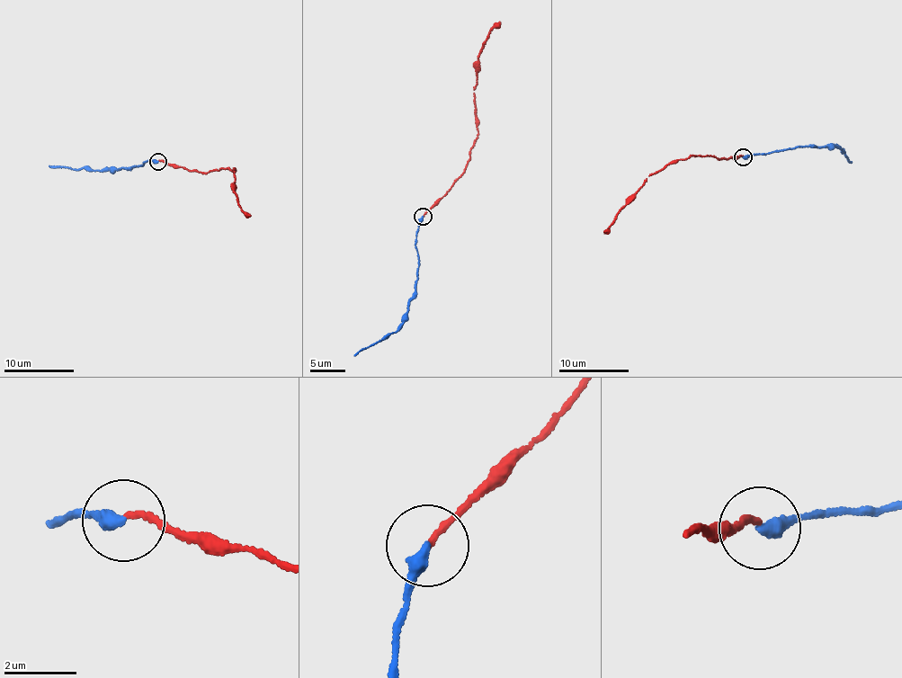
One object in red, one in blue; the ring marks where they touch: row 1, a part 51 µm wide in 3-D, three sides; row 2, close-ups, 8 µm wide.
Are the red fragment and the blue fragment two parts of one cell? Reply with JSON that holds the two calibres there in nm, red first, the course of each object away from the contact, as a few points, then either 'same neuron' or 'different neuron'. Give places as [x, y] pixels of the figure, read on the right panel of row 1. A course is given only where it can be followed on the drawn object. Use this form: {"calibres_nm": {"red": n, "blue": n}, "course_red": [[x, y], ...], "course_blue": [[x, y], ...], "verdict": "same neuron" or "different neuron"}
{"calibres_nm": {"red": 150, "blue": 360}, "course_red": [[743, 157], [734, 156], [727, 158], [696, 155], [677, 158], [646, 178], [635, 198], [603, 232]], "course_blue": [[743, 157], [798, 147], [841, 149], [851, 161]], "verdict": "same neuron"}

